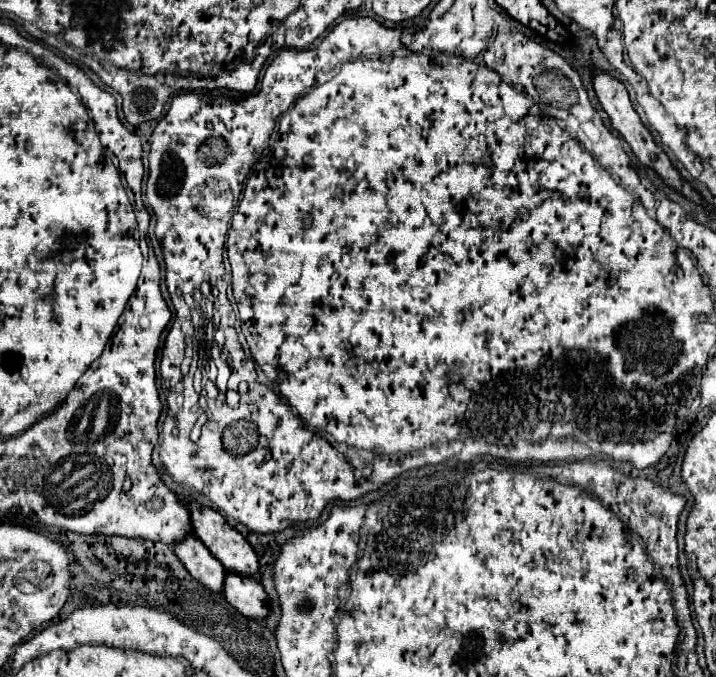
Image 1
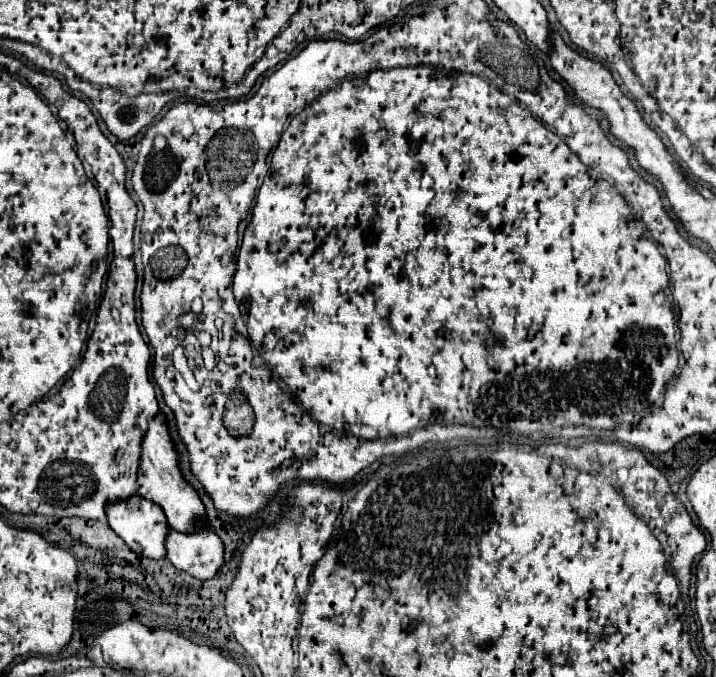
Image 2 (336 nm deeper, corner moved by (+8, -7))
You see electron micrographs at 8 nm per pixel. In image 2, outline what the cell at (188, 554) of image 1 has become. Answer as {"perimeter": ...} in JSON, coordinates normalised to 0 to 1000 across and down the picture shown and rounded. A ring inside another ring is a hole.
{"perimeter":[[[189,730],[177,739],[152,744],[149,747],[149,768],[152,768],[152,777],[158,780],[158,786],[169,798],[175,798],[175,804],[183,812],[189,812],[189,818],[203,821],[203,824],[214,824],[214,827],[225,827],[225,824],[233,821],[233,812],[230,812],[228,801],[233,795],[236,777],[233,777],[233,765],[230,765],[228,753],[219,744],[214,744],[203,736],[197,736],[194,730]]]}

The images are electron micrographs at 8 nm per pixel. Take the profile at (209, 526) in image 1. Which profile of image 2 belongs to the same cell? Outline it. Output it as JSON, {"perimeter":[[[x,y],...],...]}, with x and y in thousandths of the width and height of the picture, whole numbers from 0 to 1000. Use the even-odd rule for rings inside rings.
{"perimeter":[[[222,612],[205,632],[205,641],[203,641],[203,650],[200,650],[191,715],[194,715],[194,730],[200,736],[205,736],[205,739],[211,739],[211,742],[216,742],[219,747],[228,750],[228,756],[233,762],[233,771],[242,783],[270,786],[270,783],[278,783],[289,774],[286,747],[284,747],[278,730],[270,724],[267,715],[261,715],[256,709],[256,703],[250,697],[247,671],[244,671],[239,647],[236,647],[228,612]]]}

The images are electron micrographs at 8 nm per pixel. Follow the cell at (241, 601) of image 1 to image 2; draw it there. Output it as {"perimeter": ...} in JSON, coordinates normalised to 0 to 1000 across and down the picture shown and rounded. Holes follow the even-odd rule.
{"perimeter":[[[236,783],[233,792],[233,827],[275,857],[295,857],[311,839],[311,801],[297,783],[275,783],[270,789],[253,789]]]}

